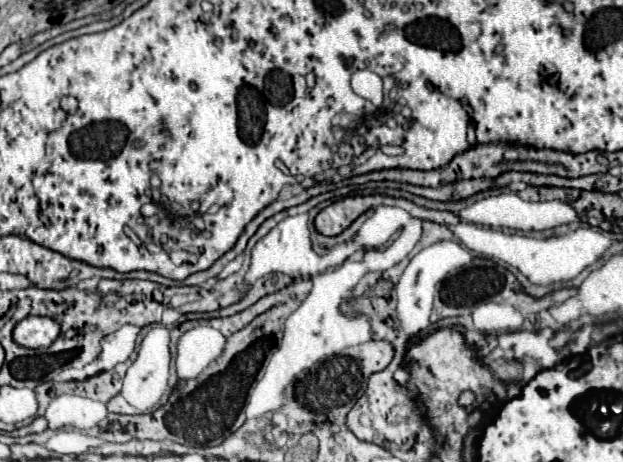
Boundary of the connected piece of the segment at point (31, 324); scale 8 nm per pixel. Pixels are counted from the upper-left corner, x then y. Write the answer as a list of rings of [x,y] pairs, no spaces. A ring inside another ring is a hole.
[[[26,317],[14,327],[14,343],[28,347],[28,349],[38,349],[38,347],[50,347],[60,335],[60,325],[58,321],[50,317]]]

